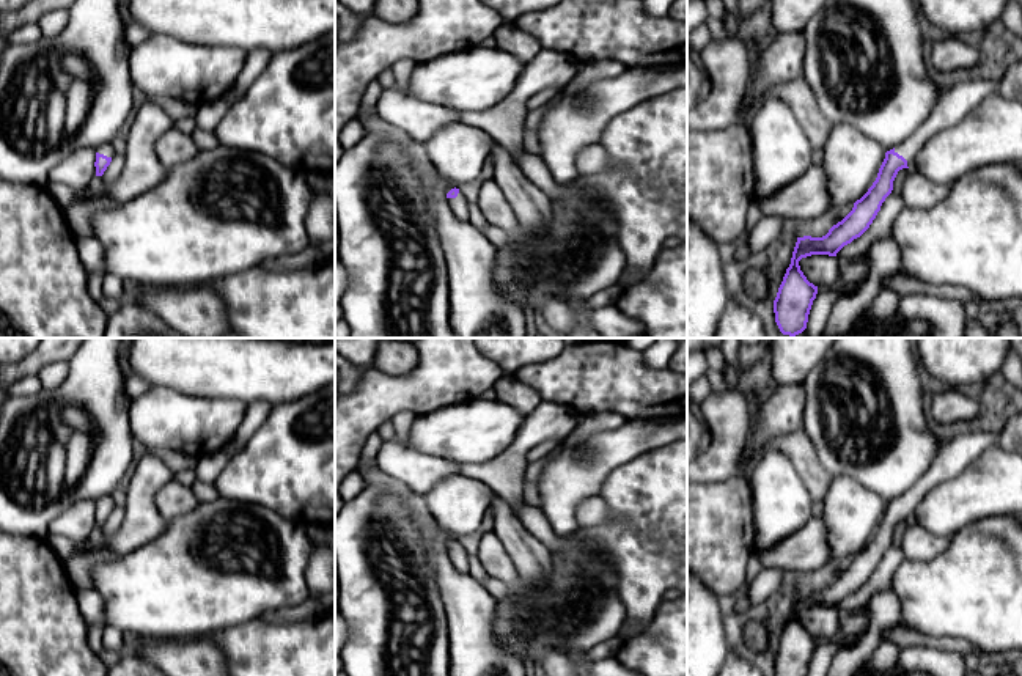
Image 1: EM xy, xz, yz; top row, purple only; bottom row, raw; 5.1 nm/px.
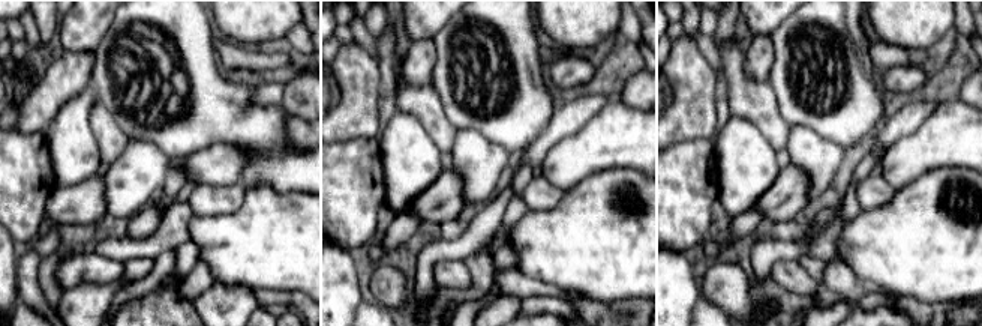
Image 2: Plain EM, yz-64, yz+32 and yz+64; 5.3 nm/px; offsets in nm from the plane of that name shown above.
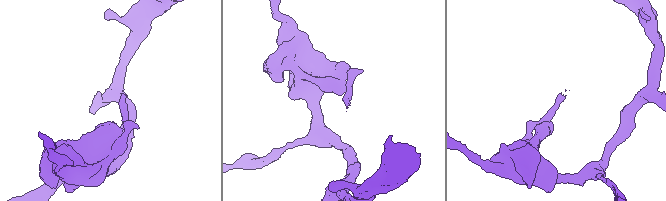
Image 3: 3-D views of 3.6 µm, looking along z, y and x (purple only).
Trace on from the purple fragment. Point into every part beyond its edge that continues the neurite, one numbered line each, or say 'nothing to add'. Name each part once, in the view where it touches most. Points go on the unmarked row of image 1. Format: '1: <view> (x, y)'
1: yz (966, 445)

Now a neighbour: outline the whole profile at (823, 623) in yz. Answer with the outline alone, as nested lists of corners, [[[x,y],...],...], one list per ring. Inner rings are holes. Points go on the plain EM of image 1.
[[[811,607],[799,613],[800,623],[818,640],[841,637],[841,615],[836,608]]]

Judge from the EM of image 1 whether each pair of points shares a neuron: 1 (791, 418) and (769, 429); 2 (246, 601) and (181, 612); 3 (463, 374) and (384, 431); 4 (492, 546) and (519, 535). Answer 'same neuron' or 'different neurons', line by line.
1: same neuron
2: same neuron
3: different neurons
4: different neurons

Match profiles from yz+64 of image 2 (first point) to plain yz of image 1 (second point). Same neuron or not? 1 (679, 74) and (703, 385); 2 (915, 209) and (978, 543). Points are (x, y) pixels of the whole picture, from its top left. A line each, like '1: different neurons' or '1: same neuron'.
1: different neurons
2: same neuron

